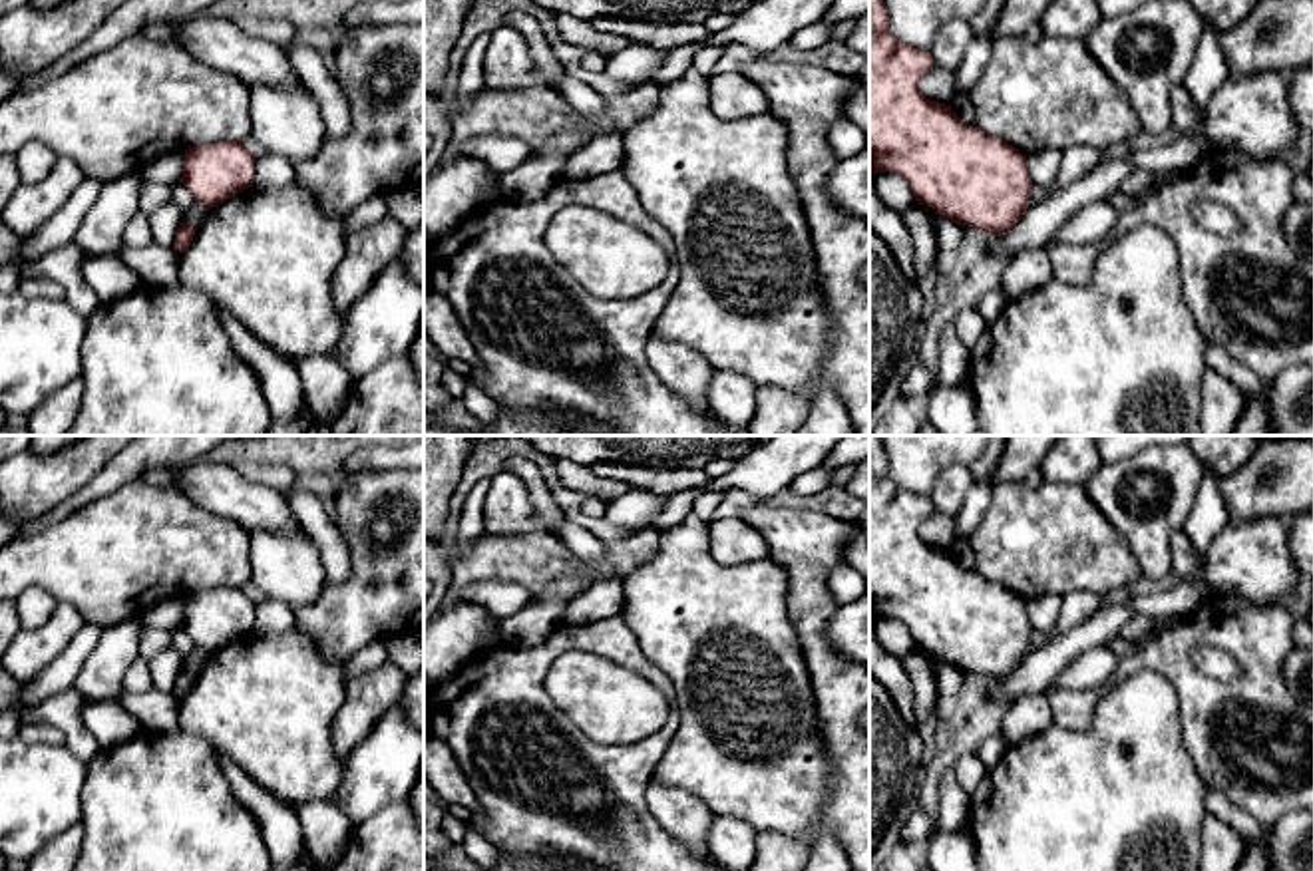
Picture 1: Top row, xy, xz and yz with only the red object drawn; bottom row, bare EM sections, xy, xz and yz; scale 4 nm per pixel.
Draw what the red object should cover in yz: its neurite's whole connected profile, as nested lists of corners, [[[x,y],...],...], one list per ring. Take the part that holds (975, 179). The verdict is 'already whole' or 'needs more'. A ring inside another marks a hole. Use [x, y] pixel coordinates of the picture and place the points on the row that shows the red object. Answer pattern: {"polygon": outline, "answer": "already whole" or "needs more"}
{"polygon": [[[869,0],[869,173],[901,175],[915,201],[953,223],[985,229],[991,237],[1009,235],[1029,209],[1031,175],[1027,155],[1005,139],[967,125],[951,105],[919,91],[923,76],[935,66],[929,52],[899,42],[889,32],[883,0]]], "answer": "already whole"}

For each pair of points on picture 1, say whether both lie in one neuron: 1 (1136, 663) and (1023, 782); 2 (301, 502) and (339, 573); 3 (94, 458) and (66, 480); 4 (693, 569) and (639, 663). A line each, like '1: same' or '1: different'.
1: different
2: same
3: same
4: different

